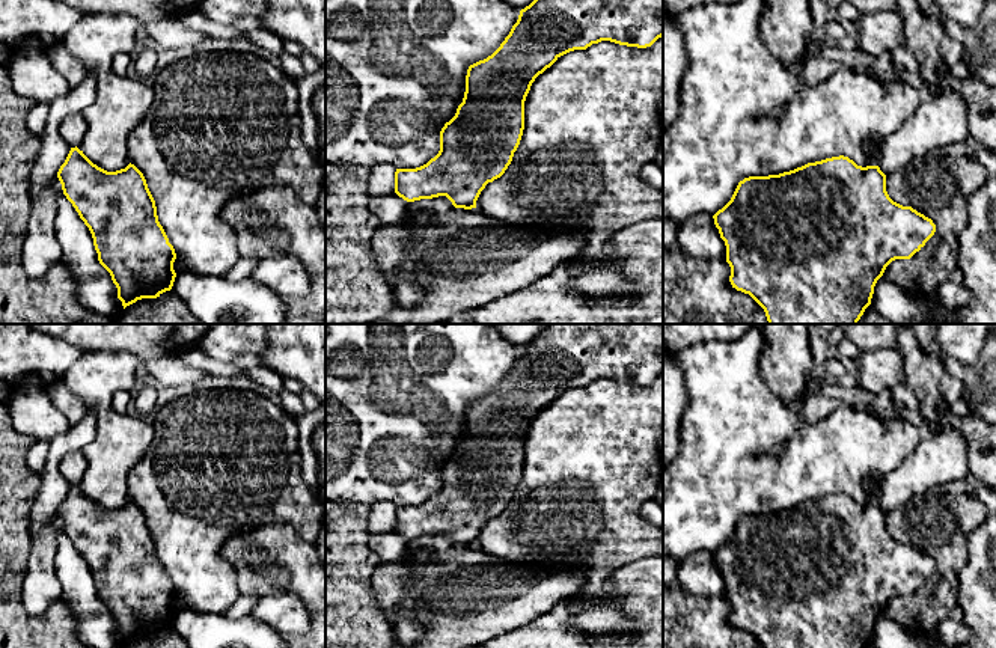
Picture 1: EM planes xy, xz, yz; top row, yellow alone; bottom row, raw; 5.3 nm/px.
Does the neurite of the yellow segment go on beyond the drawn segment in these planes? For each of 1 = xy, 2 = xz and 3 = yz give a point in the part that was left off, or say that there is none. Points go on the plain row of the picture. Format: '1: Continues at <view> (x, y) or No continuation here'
1: No continuation here
2: No continuation here
3: No continuation here

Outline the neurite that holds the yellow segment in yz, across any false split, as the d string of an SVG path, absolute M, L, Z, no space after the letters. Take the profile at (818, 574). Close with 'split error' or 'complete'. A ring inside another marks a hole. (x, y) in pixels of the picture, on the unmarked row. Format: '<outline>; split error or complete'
M844 493L808 500L779 512L744 515L738 520L731 538L713 556L726 583L726 600L731 604L729 619L732 625L749 631L764 648L865 648L871 642L874 624L886 604L895 597L910 597L936 570L936 562L931 556L889 535L886 512L878 503L862 505Z; complete

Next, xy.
M75 484L57 515L89 565L98 598L110 610L124 646L172 627L176 591L158 559L146 517L134 502L107 509Z; complete

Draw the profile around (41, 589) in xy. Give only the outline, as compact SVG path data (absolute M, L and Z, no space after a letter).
M56 514L32 539L29 568L21 588L23 604L29 615L41 616L60 600L62 586L54 574L57 535L63 532Z

